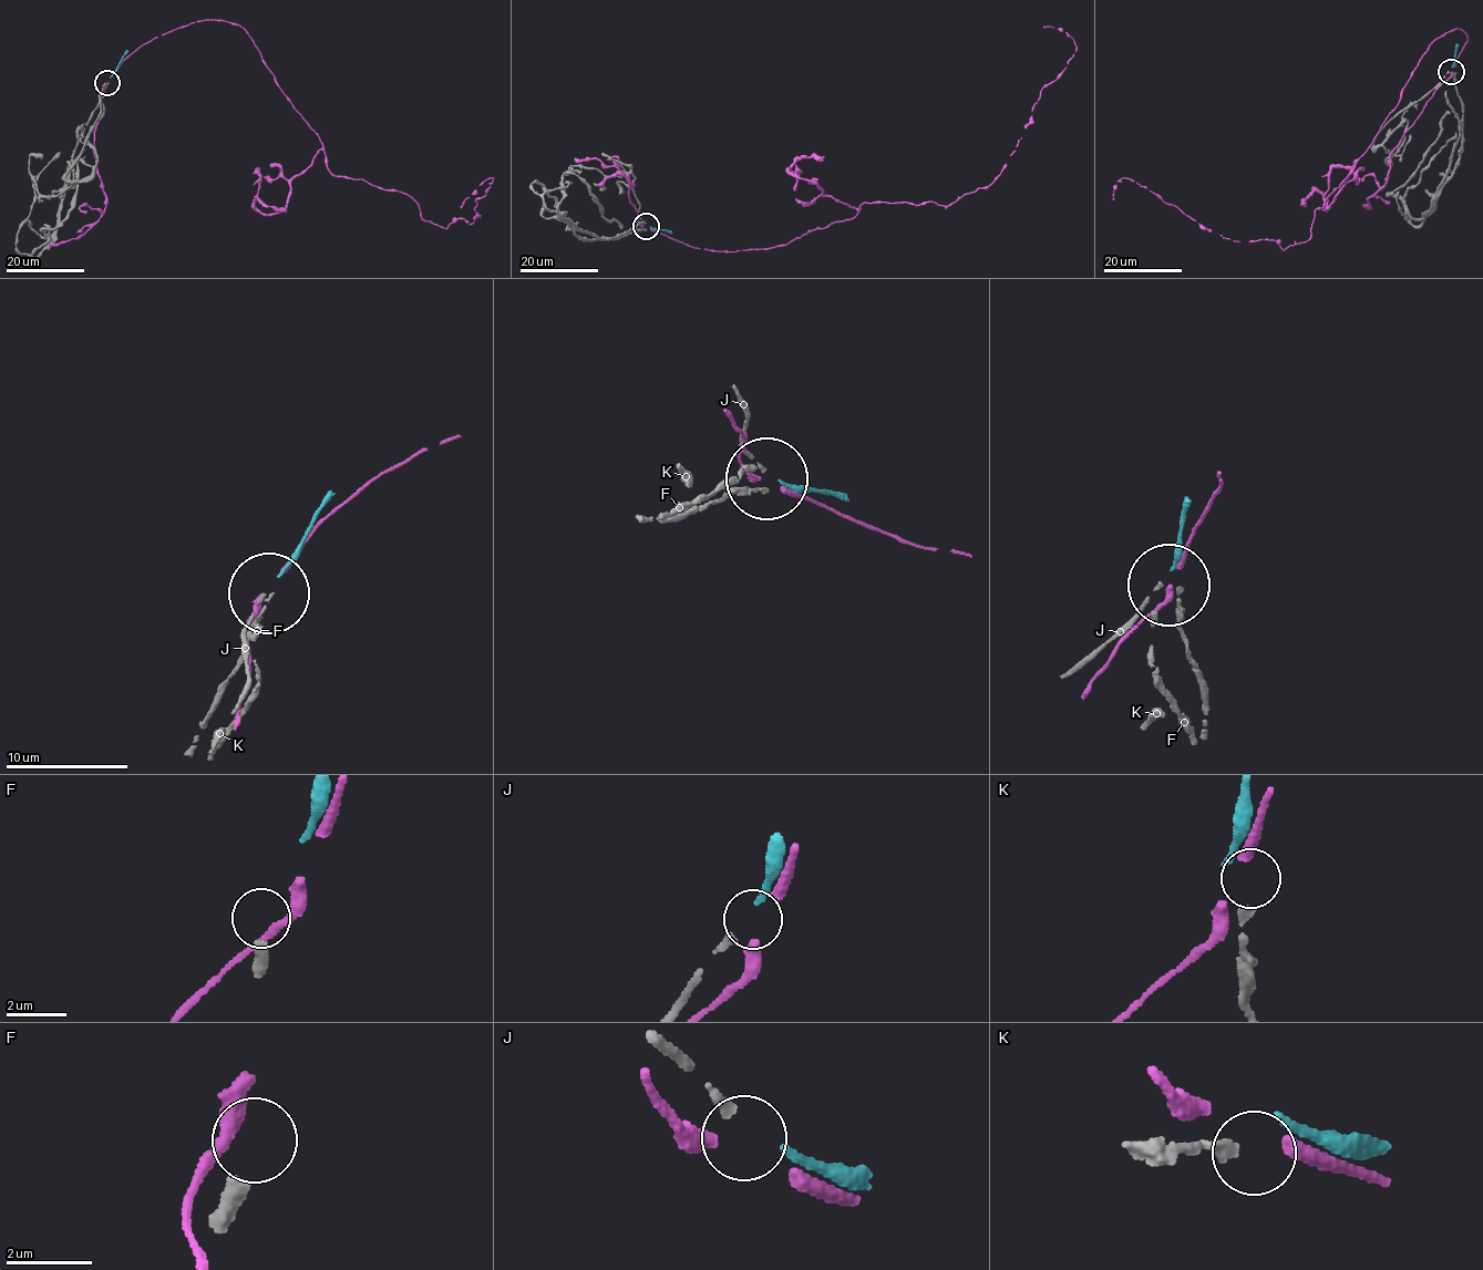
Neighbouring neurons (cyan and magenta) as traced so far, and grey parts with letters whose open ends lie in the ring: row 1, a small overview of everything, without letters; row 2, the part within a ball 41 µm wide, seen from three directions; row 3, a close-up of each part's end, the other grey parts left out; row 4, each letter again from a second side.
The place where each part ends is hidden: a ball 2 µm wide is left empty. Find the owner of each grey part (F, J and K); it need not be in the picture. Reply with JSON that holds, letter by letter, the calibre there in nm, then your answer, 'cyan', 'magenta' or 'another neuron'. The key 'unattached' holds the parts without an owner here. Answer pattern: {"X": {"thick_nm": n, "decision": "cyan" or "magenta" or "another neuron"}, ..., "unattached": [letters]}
{"F": {"thick_nm": 440, "decision": "another neuron"}, "J": {"thick_nm": 220, "decision": "cyan"}, "K": {"thick_nm": 200, "decision": "another neuron"}, "unattached": ["F", "K"]}

